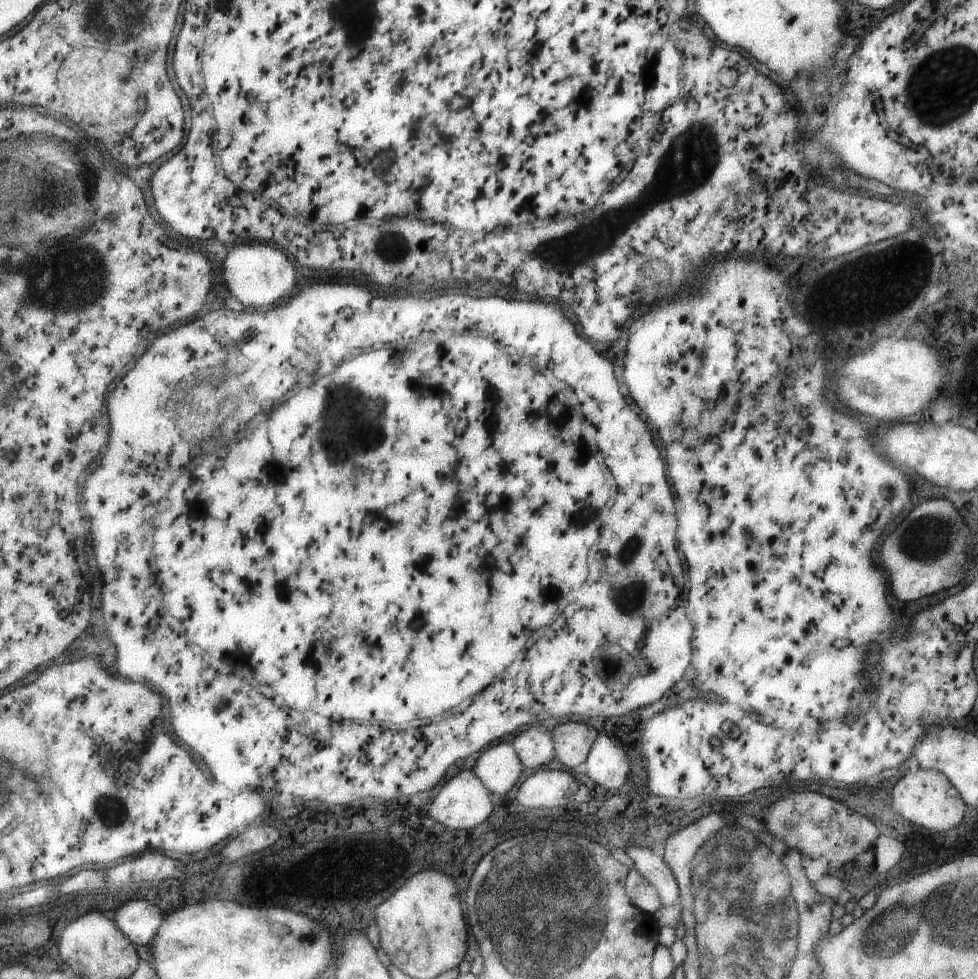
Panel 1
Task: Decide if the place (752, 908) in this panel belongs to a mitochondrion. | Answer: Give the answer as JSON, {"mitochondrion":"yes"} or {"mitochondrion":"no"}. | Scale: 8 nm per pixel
{"mitochondrion":"yes"}

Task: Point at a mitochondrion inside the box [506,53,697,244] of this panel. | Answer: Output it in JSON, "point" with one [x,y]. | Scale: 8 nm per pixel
{"point":[625,209]}

